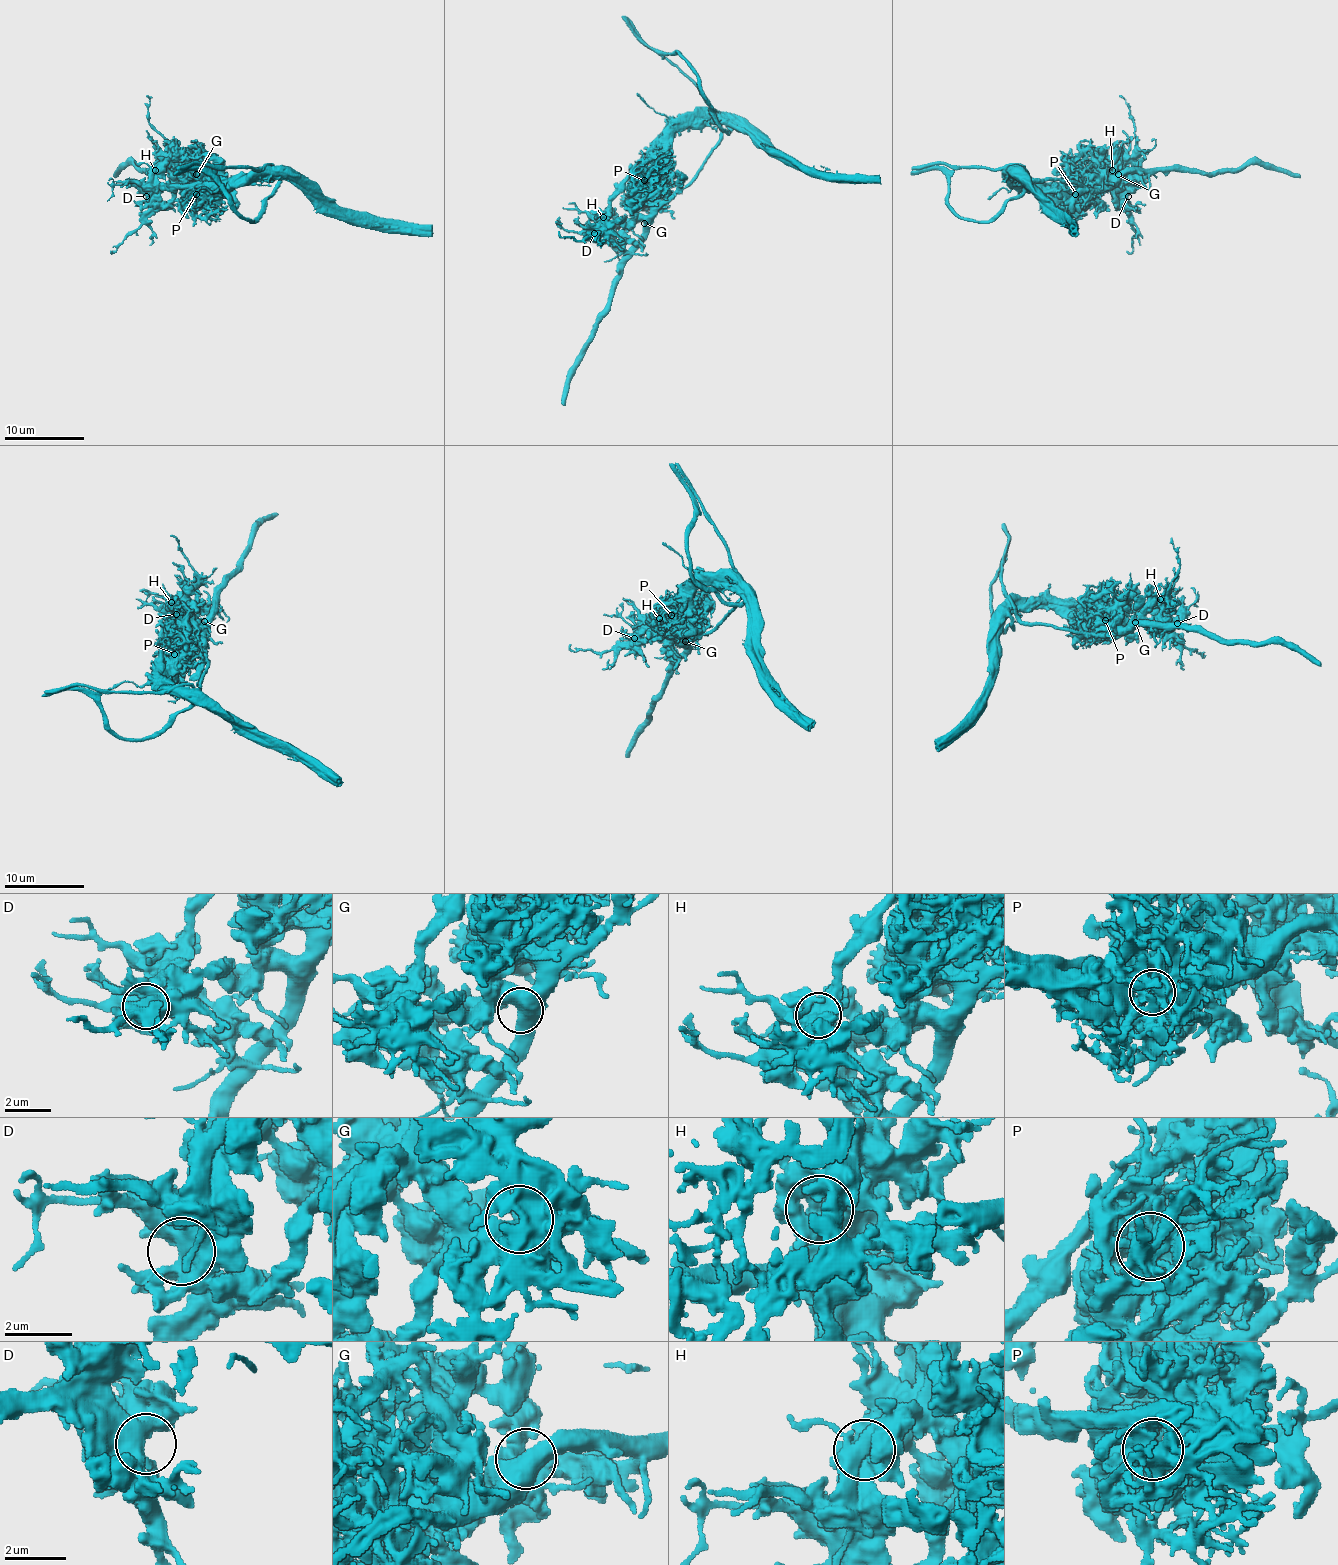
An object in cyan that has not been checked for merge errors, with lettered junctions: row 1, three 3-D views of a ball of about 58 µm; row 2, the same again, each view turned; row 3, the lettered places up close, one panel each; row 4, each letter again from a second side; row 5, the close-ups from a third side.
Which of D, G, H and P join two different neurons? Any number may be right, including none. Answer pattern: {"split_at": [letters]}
{"split_at": ["H", "P"]}

